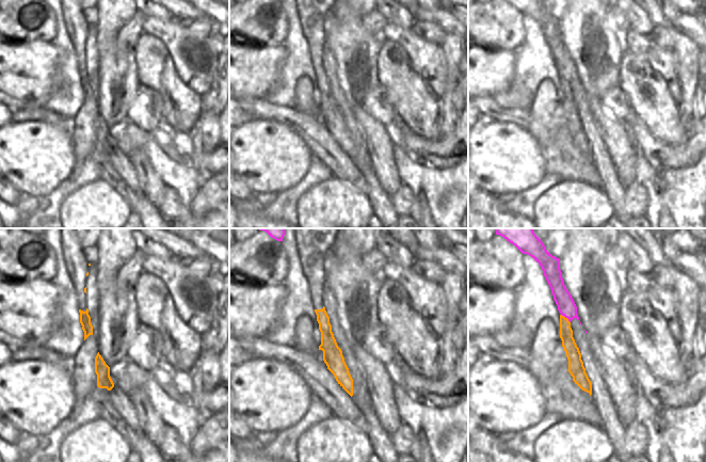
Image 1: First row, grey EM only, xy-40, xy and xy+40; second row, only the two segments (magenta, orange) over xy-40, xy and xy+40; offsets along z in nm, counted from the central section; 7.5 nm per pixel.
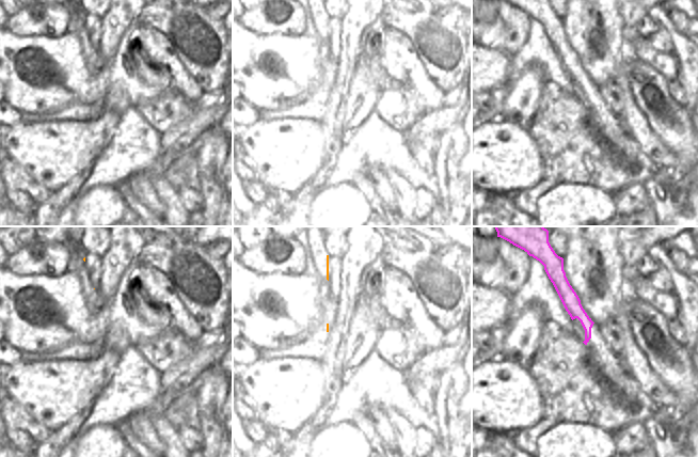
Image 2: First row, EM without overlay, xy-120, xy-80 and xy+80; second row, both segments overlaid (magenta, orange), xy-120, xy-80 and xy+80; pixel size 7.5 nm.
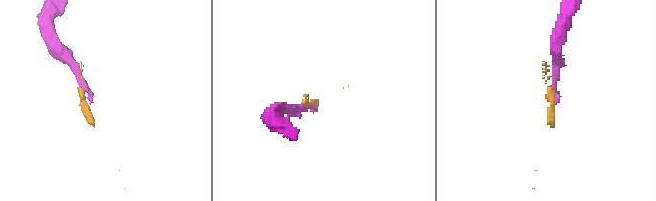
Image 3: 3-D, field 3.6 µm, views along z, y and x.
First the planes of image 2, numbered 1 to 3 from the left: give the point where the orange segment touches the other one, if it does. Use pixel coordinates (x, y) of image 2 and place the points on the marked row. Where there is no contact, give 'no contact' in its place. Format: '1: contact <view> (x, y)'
1: no contact
2: no contact
3: no contact

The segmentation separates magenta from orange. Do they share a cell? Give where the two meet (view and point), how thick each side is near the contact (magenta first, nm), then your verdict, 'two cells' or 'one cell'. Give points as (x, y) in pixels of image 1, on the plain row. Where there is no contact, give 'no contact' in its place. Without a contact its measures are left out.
meets magenta in xy+40 at (566, 78); 140 nm thick on the magenta side, 100 nm on the other; two cells

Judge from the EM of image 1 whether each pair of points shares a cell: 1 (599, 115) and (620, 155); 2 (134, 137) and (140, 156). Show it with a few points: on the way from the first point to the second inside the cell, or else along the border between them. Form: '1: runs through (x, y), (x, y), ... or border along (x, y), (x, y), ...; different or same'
1: runs through (607, 125), (614, 133), (620, 145); same
2: runs through (134, 141), (135, 152); same

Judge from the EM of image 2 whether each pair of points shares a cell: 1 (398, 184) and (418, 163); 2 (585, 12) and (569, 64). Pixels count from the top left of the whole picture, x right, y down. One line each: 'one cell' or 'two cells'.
1: two cells
2: two cells

